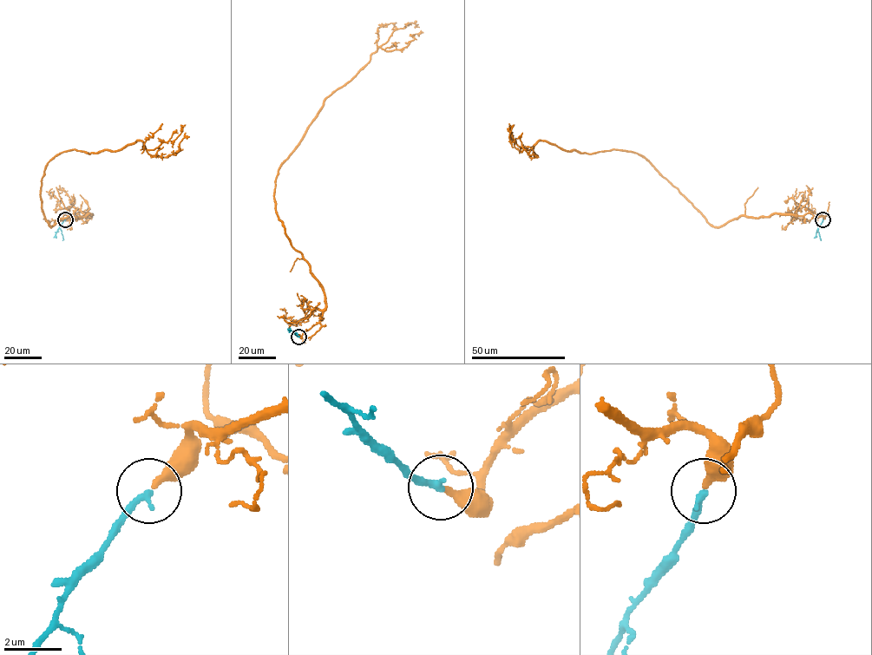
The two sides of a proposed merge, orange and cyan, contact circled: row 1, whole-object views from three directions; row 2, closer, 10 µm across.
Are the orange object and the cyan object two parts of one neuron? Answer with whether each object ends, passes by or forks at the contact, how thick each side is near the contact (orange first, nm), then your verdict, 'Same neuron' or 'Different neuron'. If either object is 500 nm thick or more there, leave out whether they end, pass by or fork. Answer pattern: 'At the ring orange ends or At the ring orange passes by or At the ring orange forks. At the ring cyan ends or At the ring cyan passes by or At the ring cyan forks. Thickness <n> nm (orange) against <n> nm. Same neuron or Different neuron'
At the ring orange ends. At the ring cyan ends. Thickness 300 nm (orange) against 260 nm. Same neuron

